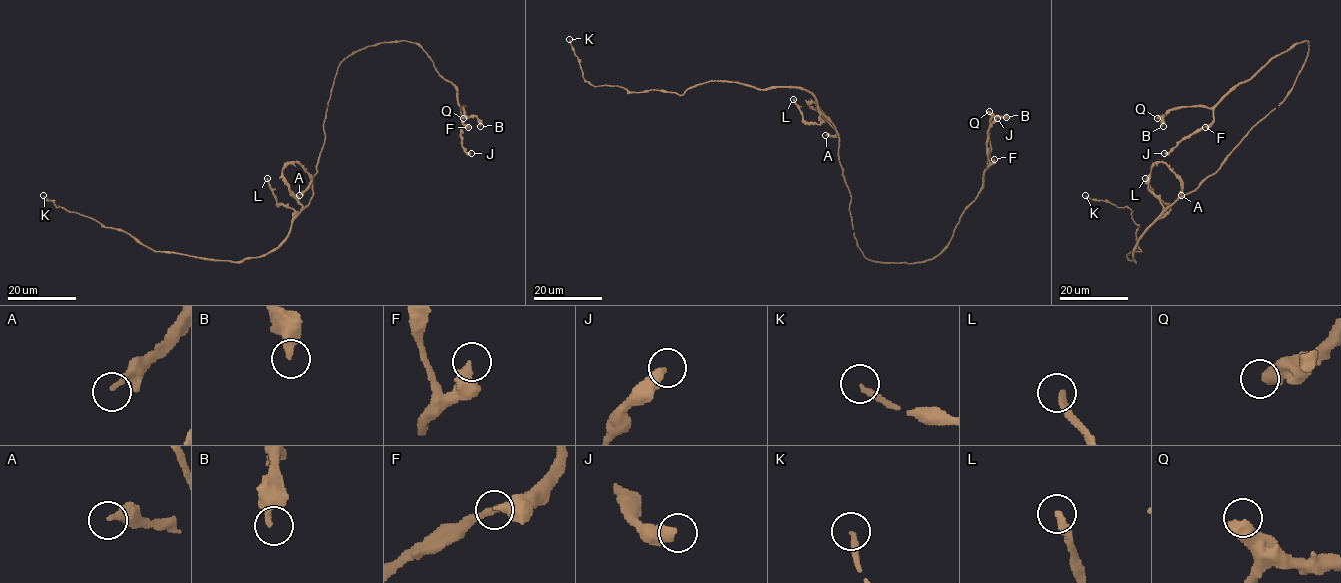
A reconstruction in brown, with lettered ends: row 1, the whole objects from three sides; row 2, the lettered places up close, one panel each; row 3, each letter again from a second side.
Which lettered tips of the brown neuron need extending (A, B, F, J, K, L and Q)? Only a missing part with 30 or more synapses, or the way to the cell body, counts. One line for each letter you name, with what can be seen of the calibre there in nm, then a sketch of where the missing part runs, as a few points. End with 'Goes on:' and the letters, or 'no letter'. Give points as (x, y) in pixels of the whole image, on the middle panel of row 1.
Goes on: no letter

